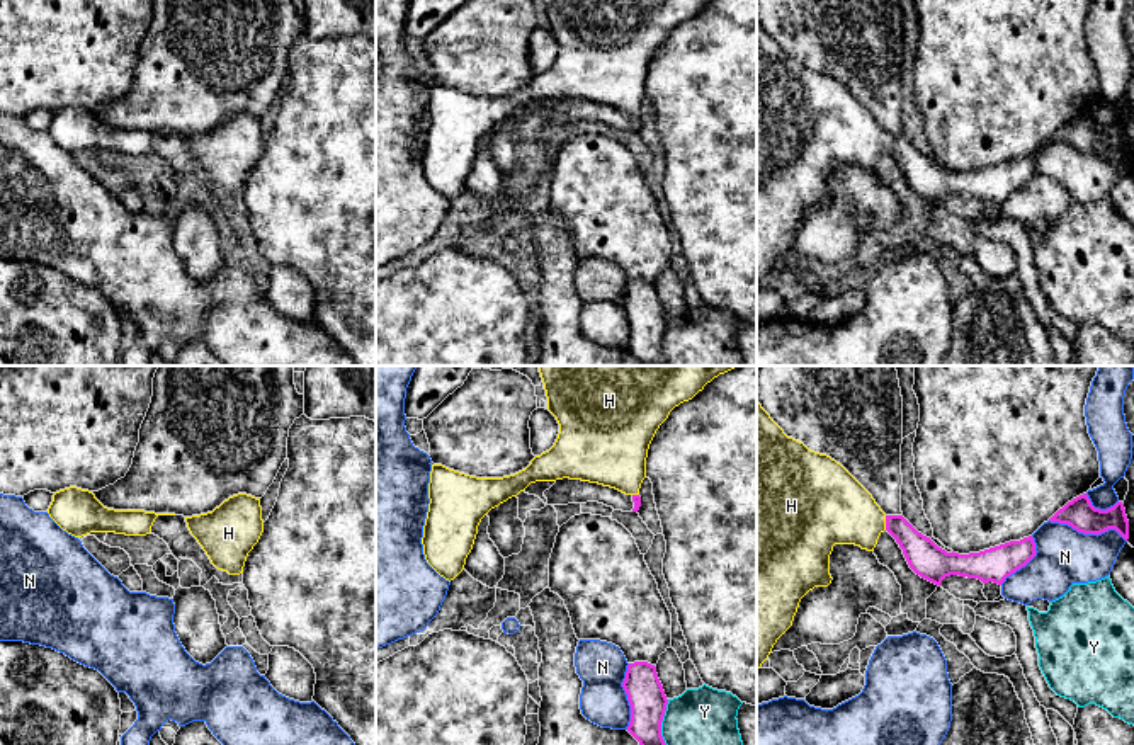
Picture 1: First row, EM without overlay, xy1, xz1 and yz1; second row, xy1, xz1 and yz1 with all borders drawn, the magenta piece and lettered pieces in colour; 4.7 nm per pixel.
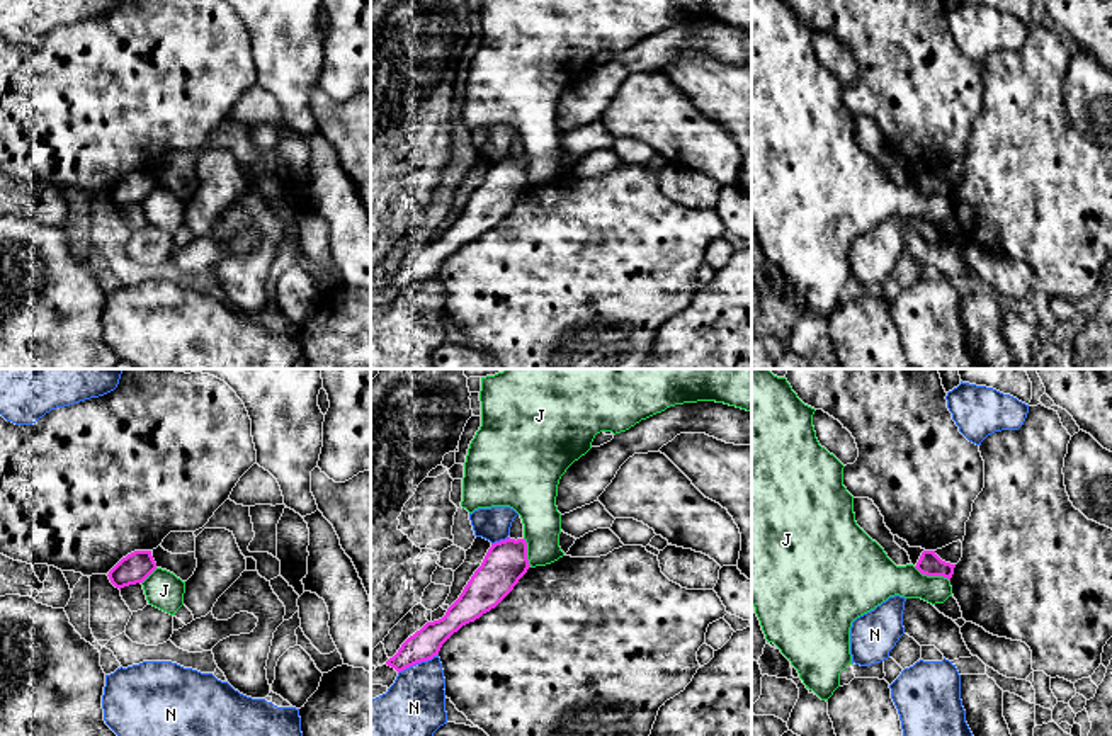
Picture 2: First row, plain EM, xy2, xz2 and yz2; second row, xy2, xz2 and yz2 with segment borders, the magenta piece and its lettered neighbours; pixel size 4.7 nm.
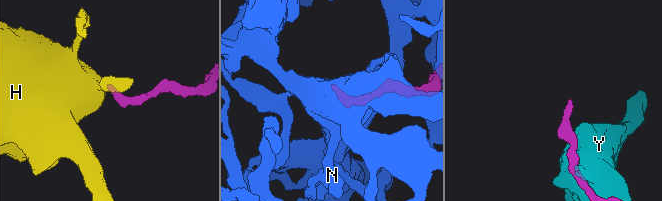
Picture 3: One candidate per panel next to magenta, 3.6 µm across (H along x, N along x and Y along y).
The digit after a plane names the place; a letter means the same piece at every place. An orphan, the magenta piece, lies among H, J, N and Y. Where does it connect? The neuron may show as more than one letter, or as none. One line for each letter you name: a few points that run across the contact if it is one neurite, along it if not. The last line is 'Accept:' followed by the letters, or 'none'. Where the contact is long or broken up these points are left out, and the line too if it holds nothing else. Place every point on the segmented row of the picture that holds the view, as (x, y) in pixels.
H: yz1 (925, 558), (886, 523), (859, 521), (835, 509)
Accept: H

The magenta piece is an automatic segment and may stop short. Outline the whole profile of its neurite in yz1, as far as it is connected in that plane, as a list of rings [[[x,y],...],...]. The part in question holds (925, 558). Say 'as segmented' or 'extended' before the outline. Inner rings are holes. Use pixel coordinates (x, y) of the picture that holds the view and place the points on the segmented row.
extended; [[[757,401],[757,670],[777,640],[792,626],[801,599],[814,587],[831,583],[833,546],[855,544],[874,551],[884,531],[896,539],[910,568],[938,587],[950,575],[1001,585],[1037,553],[1032,536],[979,553],[947,553],[903,515],[886,515],[840,463],[787,437]]]

